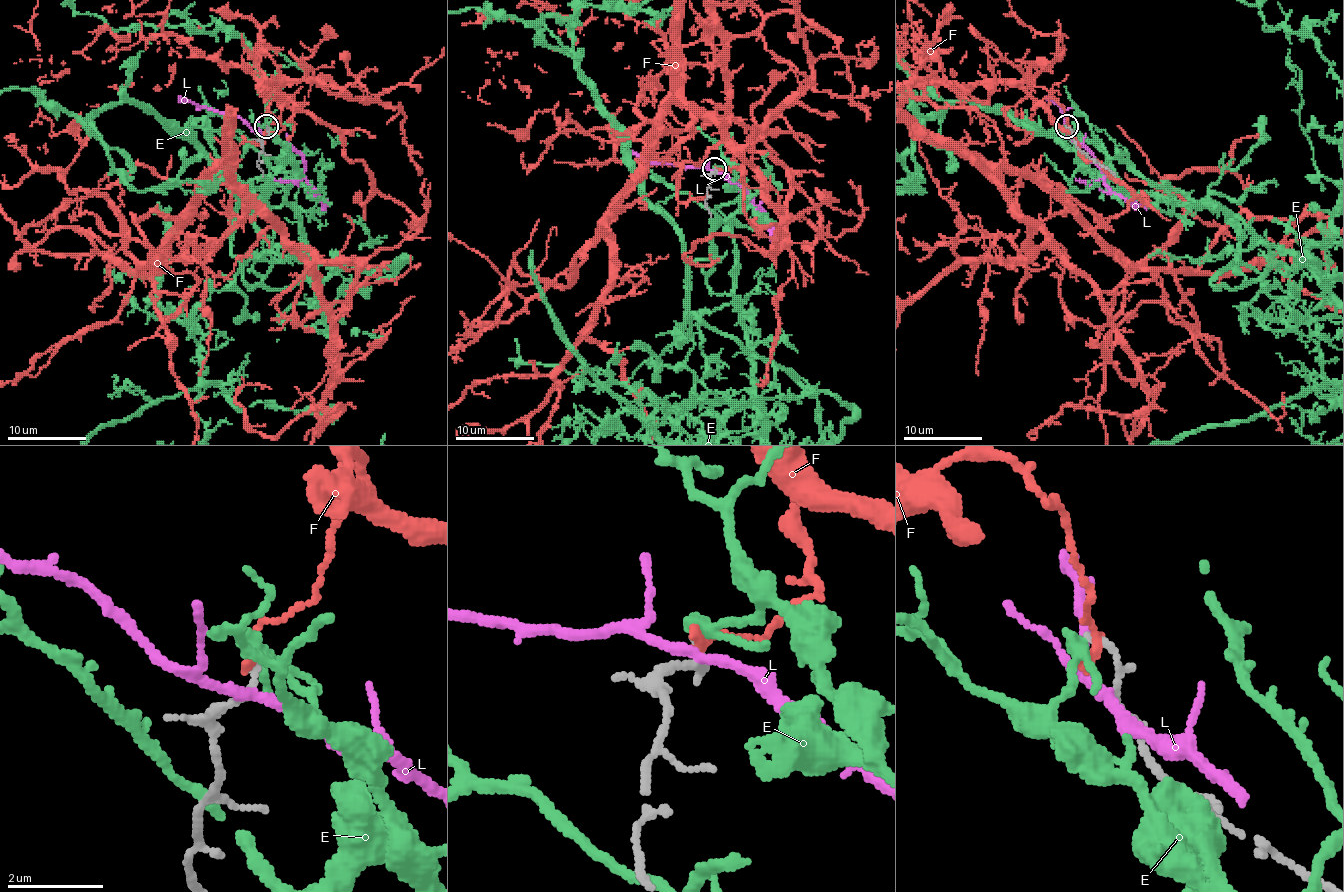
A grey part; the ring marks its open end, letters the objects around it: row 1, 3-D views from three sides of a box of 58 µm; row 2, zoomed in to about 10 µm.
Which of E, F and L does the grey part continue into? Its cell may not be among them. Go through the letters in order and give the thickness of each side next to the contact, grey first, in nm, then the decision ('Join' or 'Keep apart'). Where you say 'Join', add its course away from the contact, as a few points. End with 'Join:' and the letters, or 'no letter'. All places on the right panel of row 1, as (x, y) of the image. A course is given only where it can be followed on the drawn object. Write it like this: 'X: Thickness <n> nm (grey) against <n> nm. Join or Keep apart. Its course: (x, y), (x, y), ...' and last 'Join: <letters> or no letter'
E: Thickness 90 nm (grey) against 220 nm. Keep apart
F: Thickness 140 nm (grey) against 220 nm. Keep apart
L: Thickness 160 nm (grey) against 200 nm. Keep apart
Join: no letter

